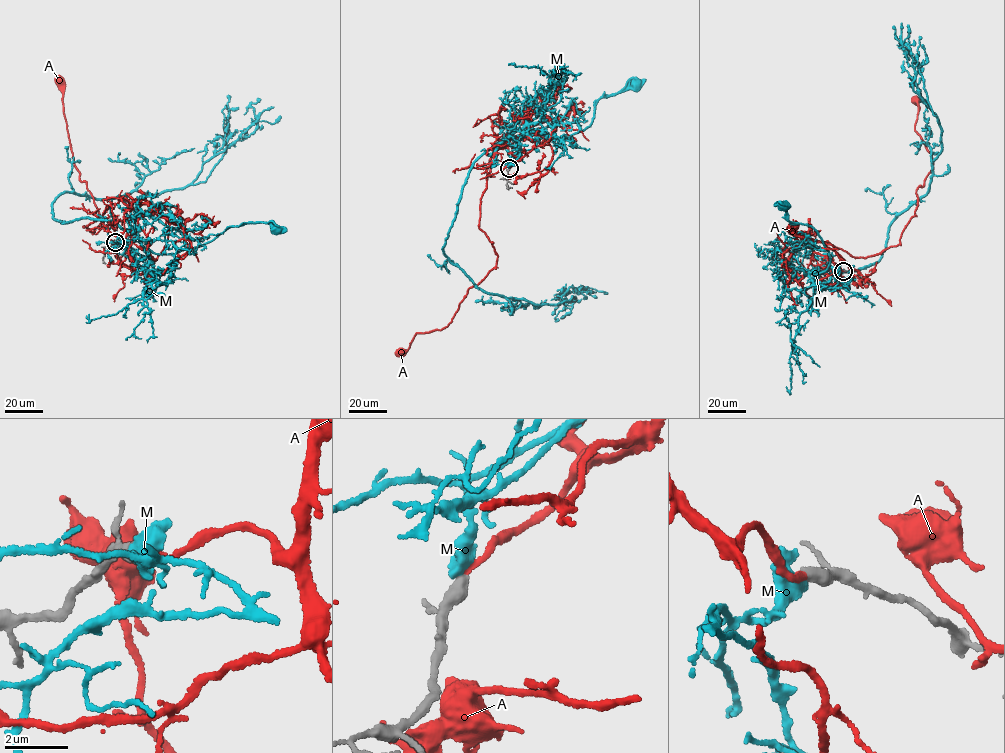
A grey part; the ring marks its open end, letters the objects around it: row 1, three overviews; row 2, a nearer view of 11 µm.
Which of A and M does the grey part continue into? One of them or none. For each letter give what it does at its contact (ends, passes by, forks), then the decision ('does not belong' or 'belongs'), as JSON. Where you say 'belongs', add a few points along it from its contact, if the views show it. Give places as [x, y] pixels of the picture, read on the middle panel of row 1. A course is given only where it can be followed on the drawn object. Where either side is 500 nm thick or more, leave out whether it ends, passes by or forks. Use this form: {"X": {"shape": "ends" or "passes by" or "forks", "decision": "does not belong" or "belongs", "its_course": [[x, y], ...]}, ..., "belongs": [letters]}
{"A": {"shape": "ends", "decision": "belongs", "its_course": [[509, 168], [516, 161], [503, 146], [480, 199], [478, 225], [496, 264], [447, 326], [417, 333], [400, 353]]}, "M": {"shape": "passes by", "decision": "does not belong"}, "belongs": ["A"]}

